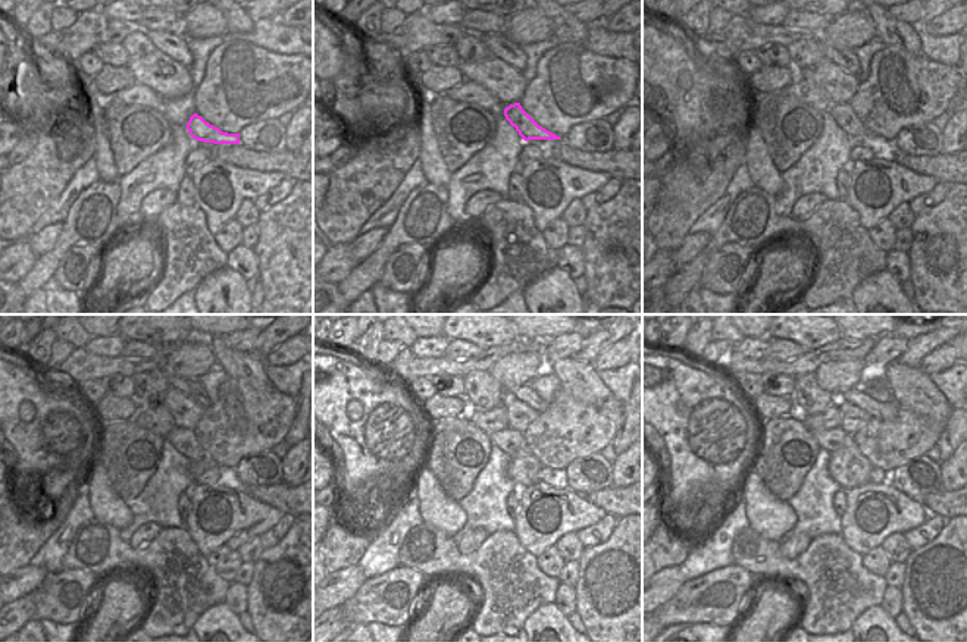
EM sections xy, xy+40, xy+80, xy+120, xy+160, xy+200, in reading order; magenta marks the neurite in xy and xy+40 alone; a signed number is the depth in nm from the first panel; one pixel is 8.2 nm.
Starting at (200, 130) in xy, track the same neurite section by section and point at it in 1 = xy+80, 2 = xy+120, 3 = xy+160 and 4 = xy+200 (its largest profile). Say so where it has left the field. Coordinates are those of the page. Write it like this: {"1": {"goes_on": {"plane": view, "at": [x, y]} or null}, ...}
{"1": {"goes_on": {"plane": "xy+80", "at": [842, 115]}}, "2": {"goes_on": {"plane": "xy+120", "at": [184, 441]}}, "3": {"goes_on": {"plane": "xy+160", "at": [510, 441]}}, "4": {"goes_on": {"plane": "xy+200", "at": [832, 439]}}}

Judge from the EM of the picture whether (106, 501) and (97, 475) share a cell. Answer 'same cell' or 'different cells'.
same cell

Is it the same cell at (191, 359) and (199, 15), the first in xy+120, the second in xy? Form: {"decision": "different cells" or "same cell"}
{"decision": "same cell"}

